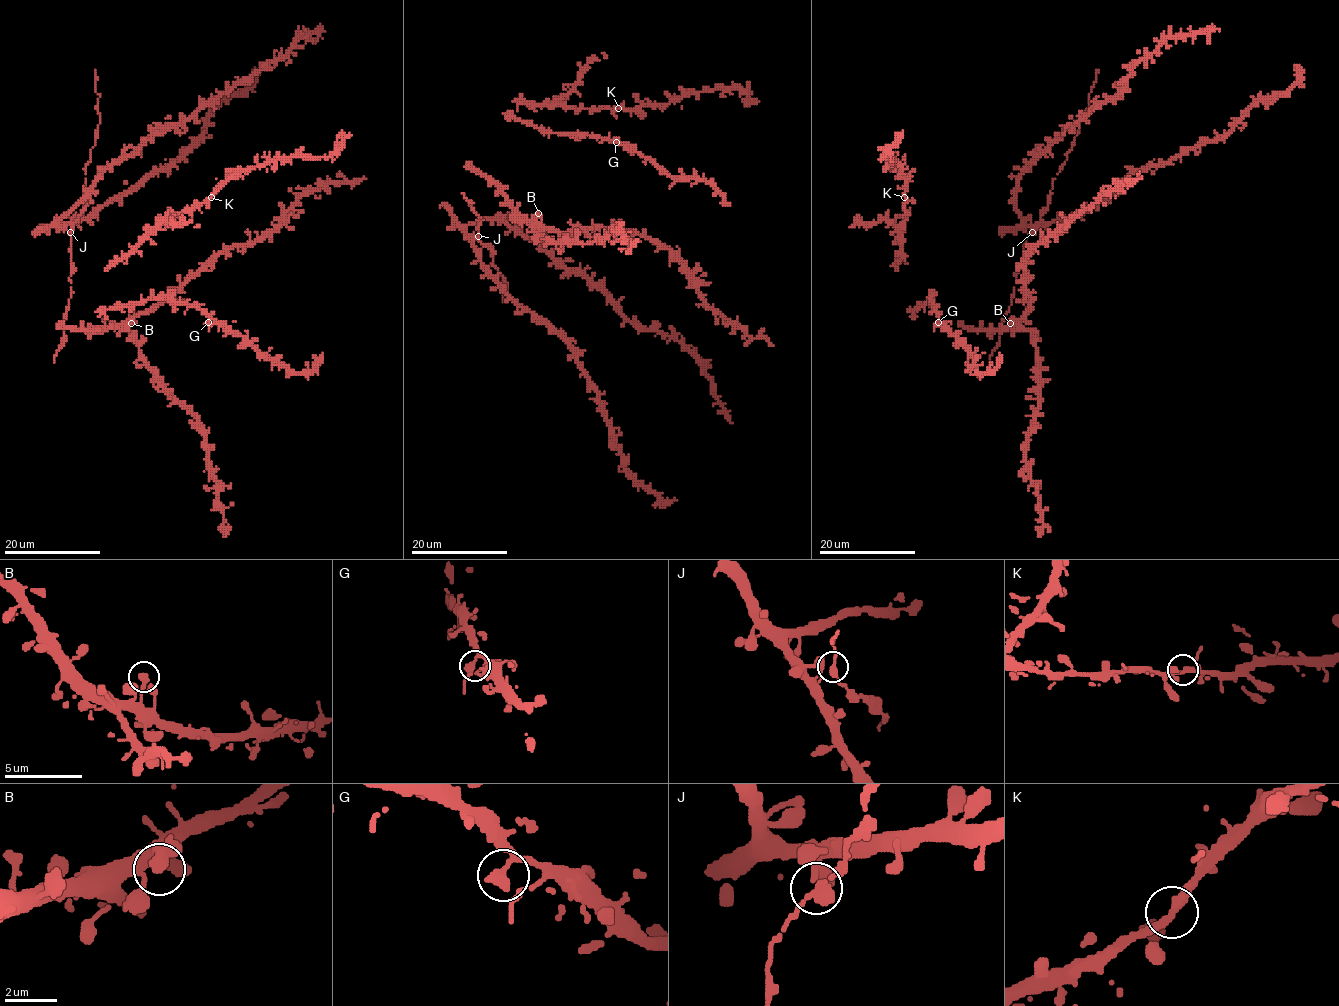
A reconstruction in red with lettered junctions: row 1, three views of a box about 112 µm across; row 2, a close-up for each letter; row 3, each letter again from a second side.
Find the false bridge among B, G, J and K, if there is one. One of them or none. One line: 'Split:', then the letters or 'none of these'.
Split: none of these

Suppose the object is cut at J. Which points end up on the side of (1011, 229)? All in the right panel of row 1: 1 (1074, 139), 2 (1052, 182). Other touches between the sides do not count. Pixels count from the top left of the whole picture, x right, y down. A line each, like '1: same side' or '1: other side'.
1: other side
2: other side

